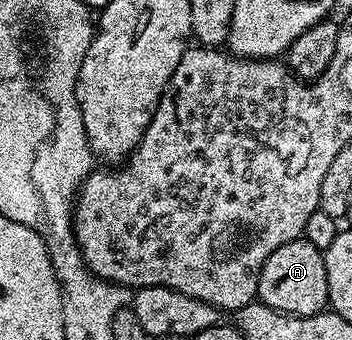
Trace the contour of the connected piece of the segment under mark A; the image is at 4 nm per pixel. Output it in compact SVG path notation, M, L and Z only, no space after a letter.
M304 239L283 243L279 251L271 251L259 275L257 297L260 304L278 309L290 317L310 317L322 312L329 305L324 252Z

